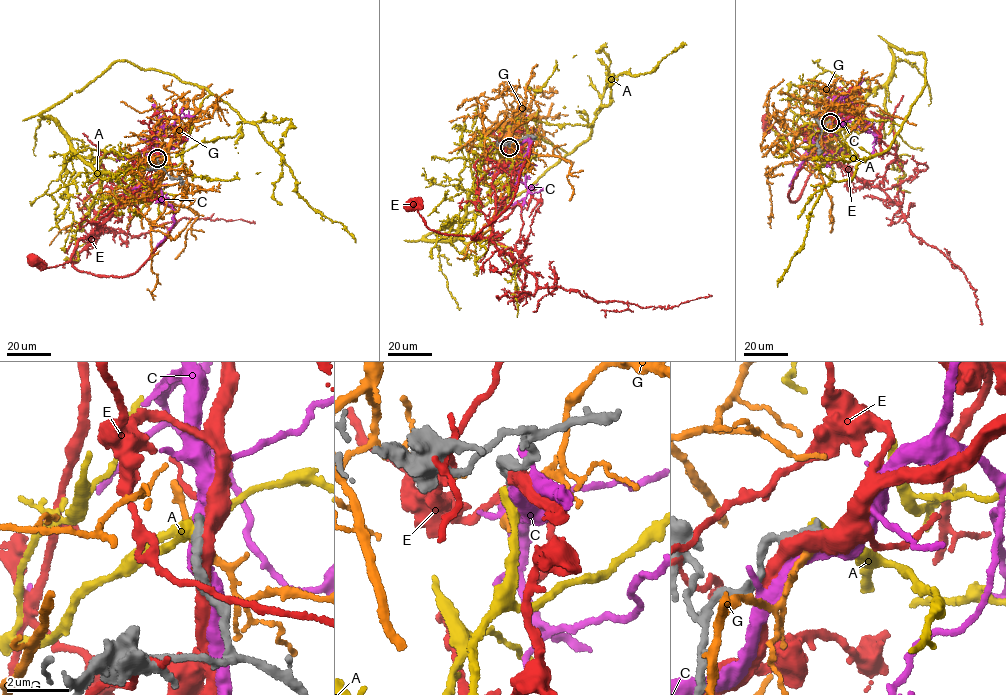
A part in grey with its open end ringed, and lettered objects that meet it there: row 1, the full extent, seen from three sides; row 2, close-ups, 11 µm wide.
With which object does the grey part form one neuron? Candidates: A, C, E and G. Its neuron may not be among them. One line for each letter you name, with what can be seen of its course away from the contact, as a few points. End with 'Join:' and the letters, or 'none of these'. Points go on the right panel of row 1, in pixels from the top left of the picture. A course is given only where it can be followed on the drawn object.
Join: none of these

